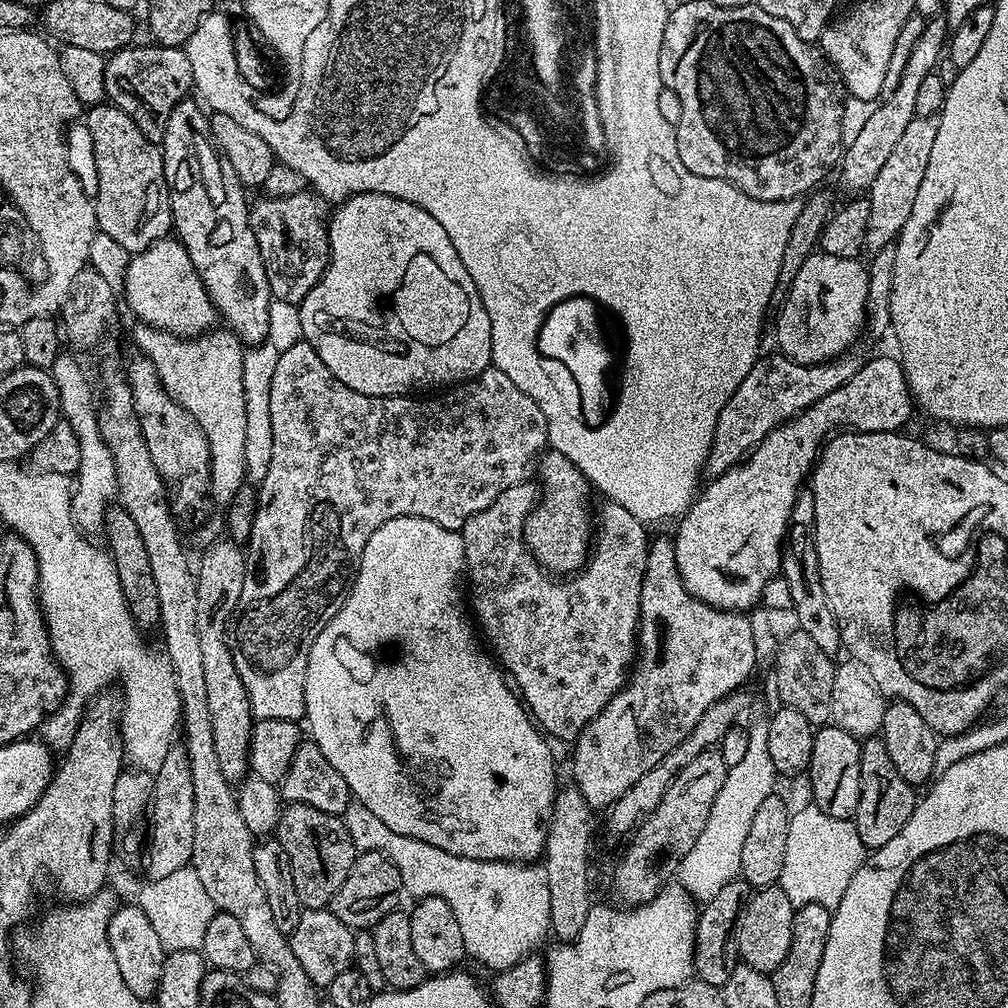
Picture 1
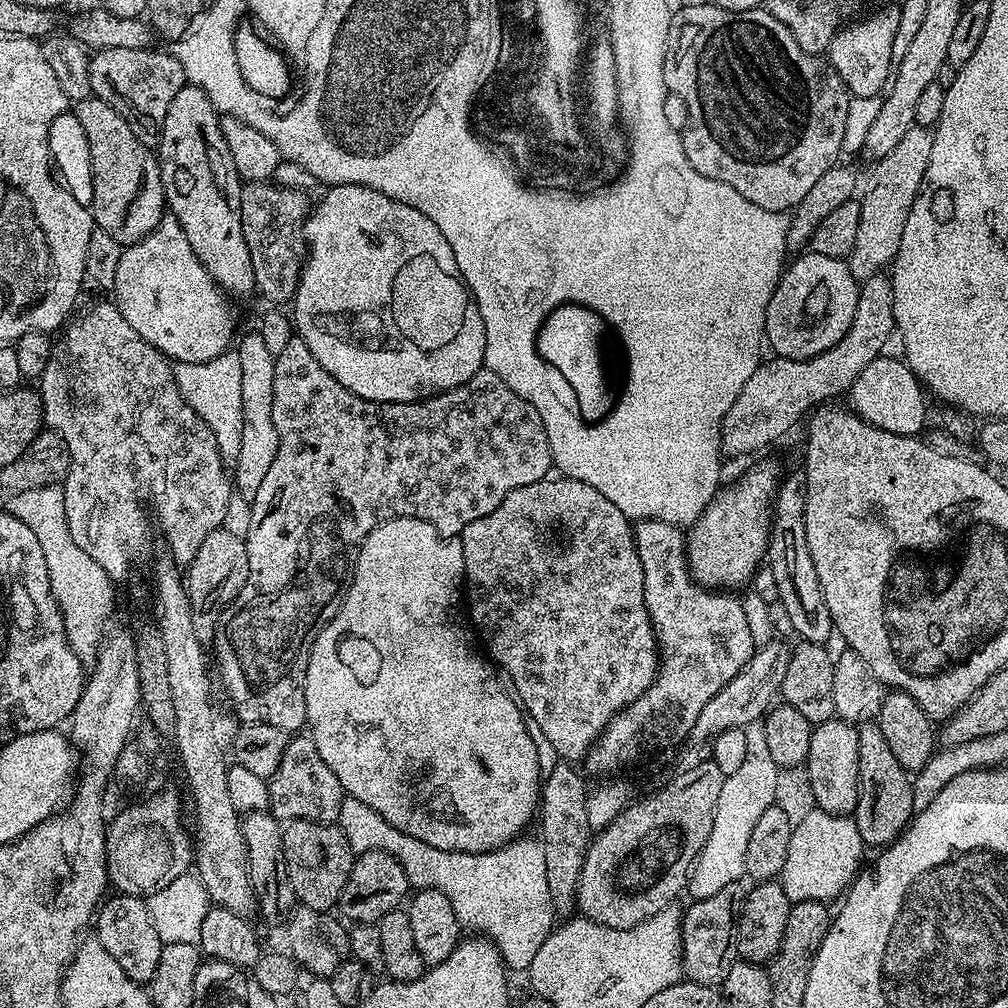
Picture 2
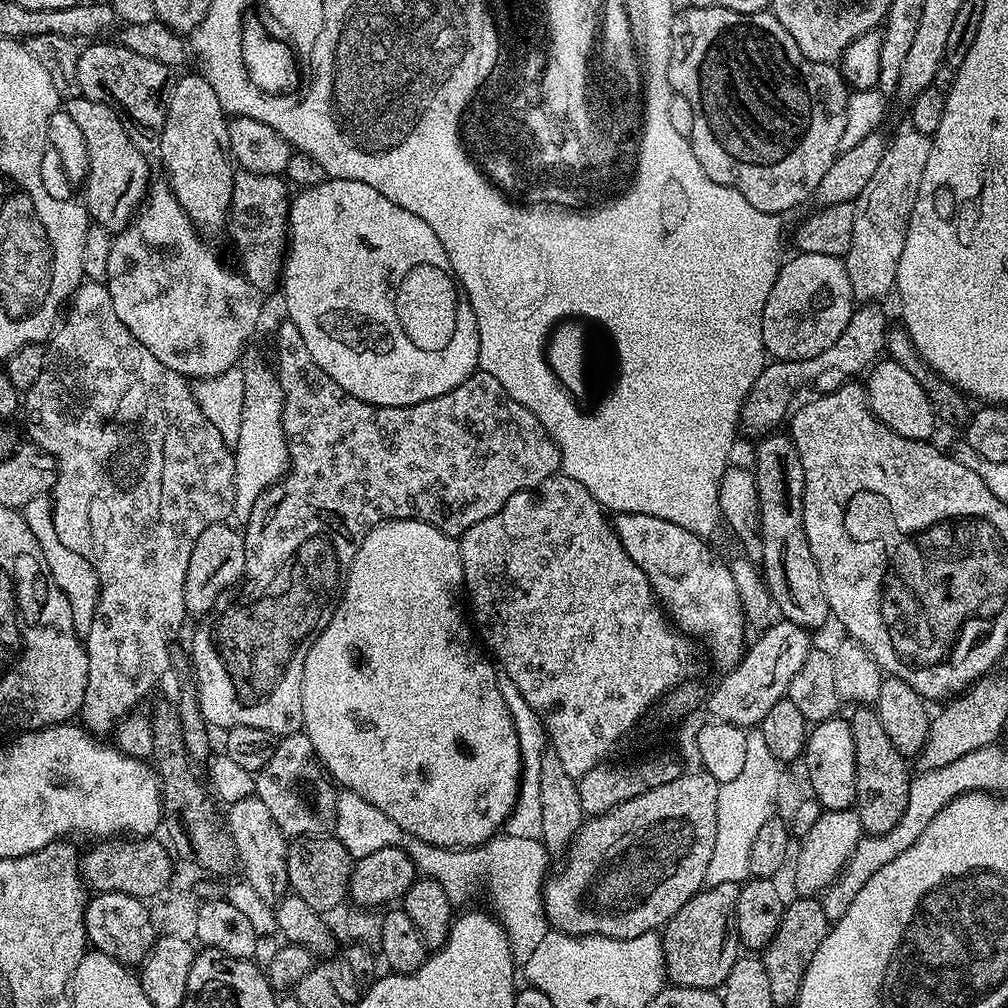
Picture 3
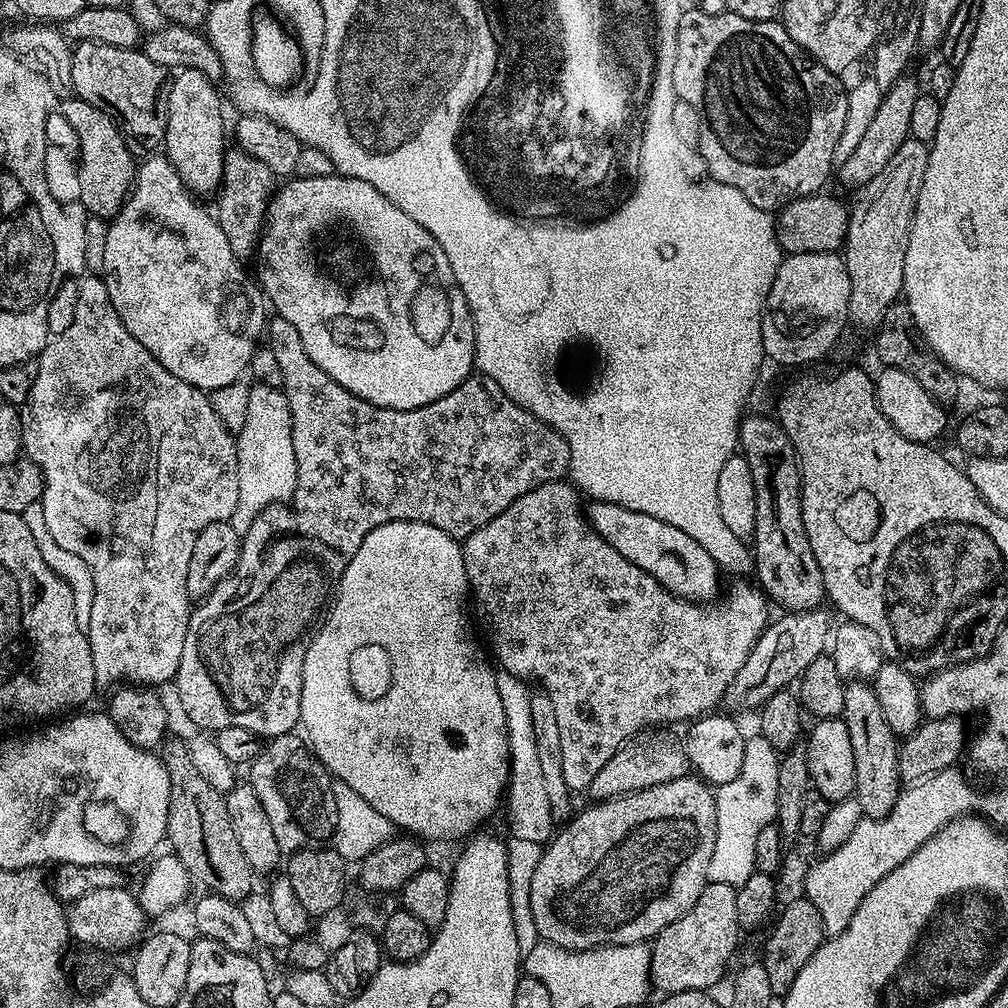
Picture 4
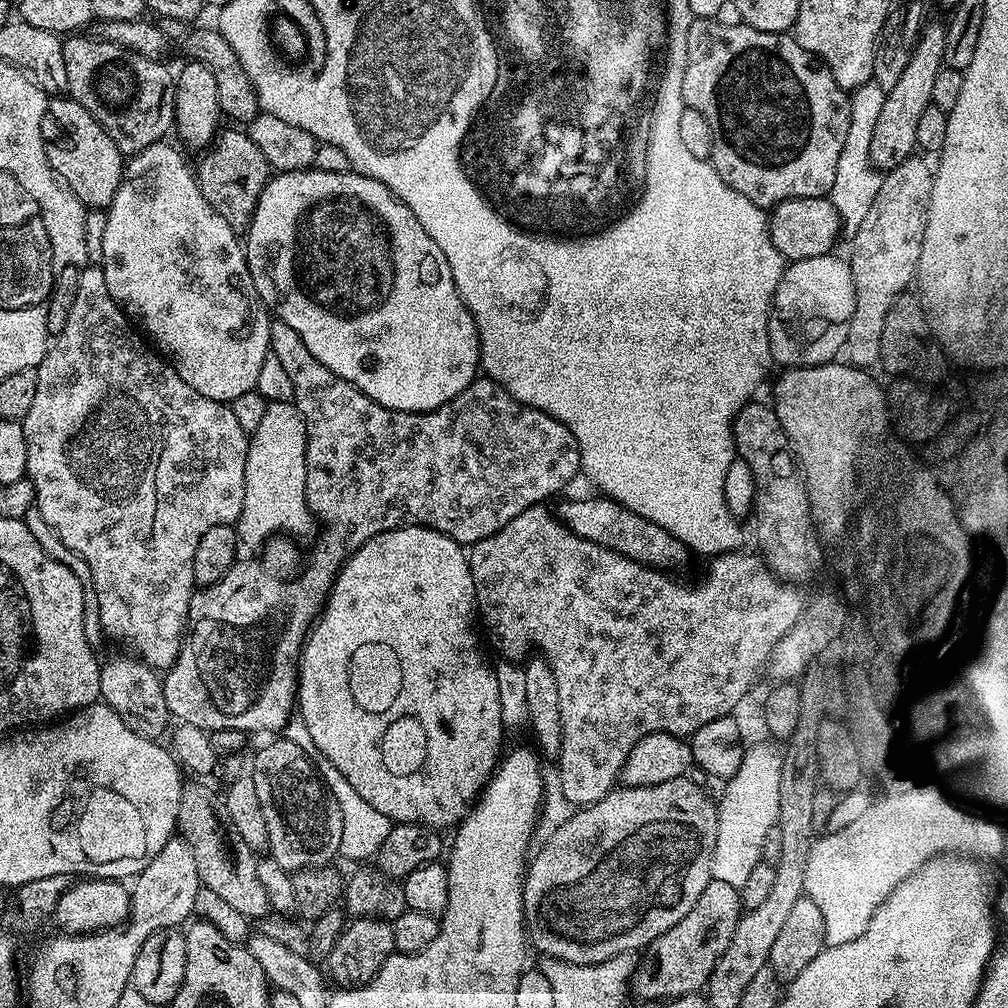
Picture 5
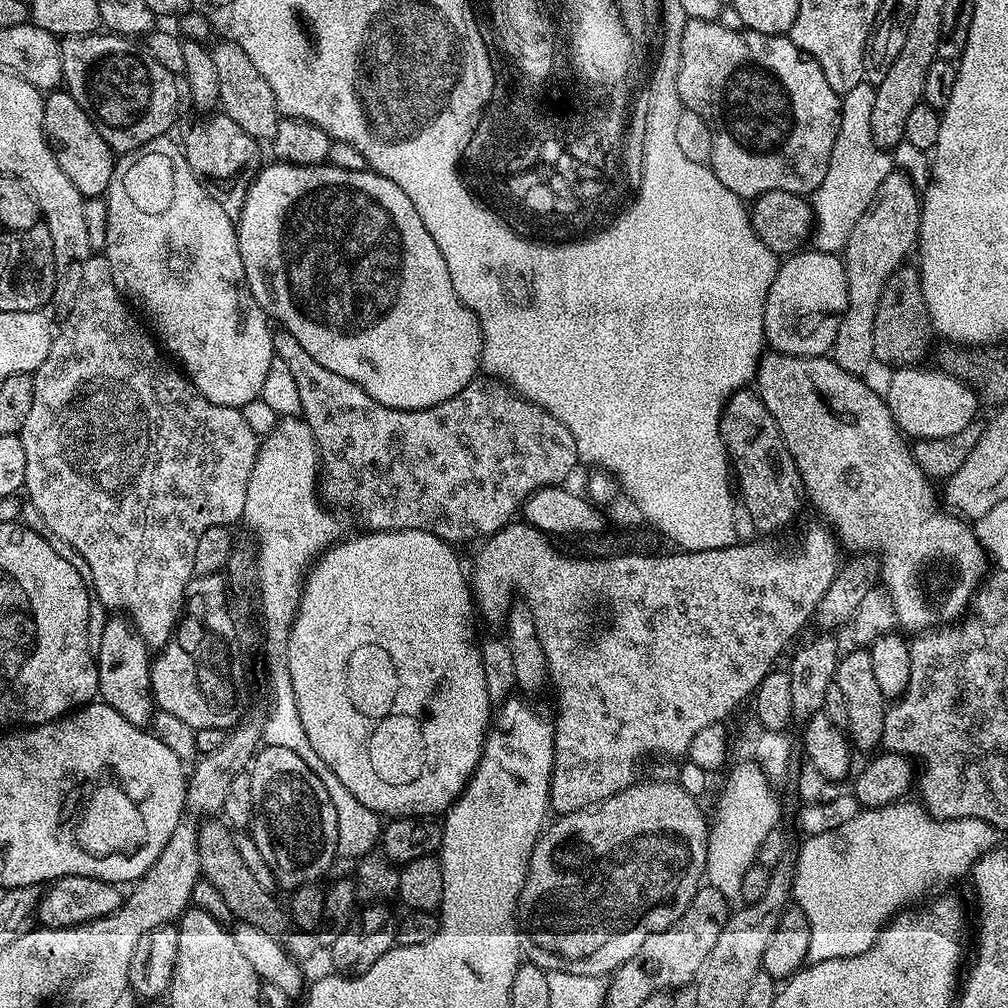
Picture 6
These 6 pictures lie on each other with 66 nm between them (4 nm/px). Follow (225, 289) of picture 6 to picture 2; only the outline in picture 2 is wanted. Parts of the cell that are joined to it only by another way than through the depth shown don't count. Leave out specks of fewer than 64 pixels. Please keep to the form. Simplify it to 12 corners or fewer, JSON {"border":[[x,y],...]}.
{"border":[[171,214],[121,251],[122,318],[169,361],[237,335]]}

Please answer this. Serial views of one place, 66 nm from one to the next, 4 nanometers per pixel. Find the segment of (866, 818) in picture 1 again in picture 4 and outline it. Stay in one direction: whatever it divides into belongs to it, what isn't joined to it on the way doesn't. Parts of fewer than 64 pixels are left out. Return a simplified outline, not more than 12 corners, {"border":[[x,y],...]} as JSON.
{"border":[[845,683],[854,798],[882,819],[902,789],[900,749],[871,683]]}

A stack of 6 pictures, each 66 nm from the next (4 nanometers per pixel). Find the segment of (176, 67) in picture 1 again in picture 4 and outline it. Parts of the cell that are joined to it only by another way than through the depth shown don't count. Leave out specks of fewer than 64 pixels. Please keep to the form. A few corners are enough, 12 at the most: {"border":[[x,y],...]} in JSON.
{"border":[[72,49],[72,92],[156,150],[166,70],[143,50]]}

